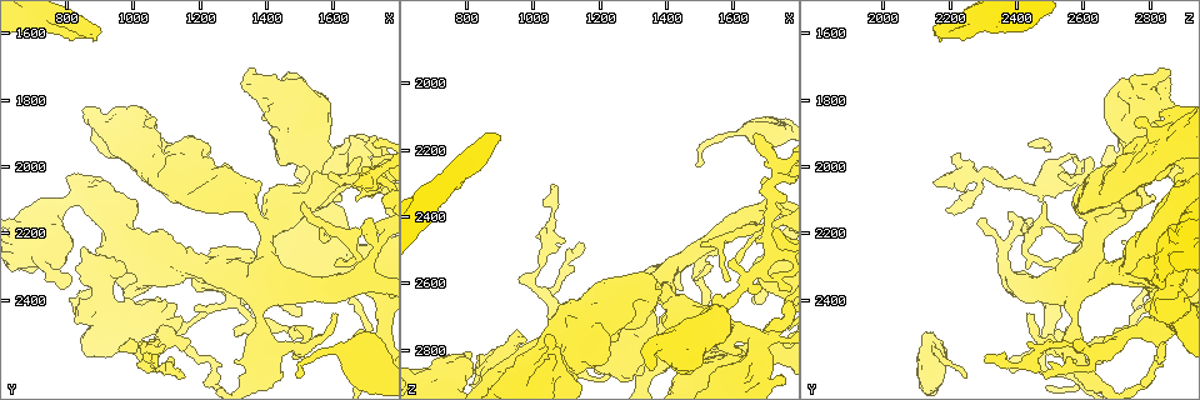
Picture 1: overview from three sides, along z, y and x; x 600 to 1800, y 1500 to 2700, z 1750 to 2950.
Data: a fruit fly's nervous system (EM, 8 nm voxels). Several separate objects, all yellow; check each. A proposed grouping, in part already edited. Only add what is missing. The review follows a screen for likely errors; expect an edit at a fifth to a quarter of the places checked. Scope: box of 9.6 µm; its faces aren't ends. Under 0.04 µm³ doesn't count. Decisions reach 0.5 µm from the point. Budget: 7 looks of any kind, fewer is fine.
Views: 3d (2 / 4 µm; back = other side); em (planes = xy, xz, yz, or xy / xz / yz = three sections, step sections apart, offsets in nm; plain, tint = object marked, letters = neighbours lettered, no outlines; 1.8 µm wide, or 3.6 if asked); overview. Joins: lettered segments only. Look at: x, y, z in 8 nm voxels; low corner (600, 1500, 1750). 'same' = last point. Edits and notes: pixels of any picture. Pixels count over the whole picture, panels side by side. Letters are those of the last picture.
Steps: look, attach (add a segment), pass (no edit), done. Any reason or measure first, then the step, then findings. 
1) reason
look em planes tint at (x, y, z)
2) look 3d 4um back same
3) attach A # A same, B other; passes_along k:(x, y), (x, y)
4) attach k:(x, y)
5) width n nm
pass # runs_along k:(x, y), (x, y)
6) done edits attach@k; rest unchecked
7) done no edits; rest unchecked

thick end
look em 3.6um yz step 4 tint at (900, 1590, 2150)

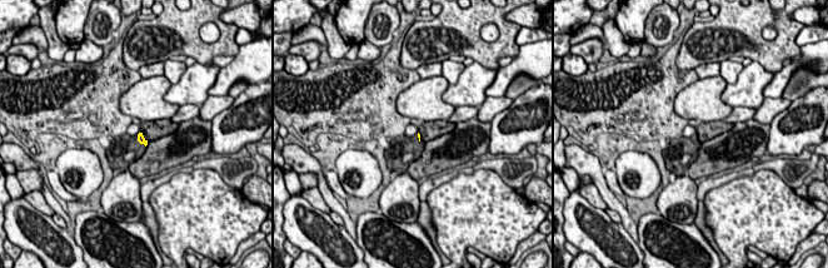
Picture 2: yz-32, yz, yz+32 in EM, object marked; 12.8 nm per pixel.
cut it another way
look em 3.6um planes letters same

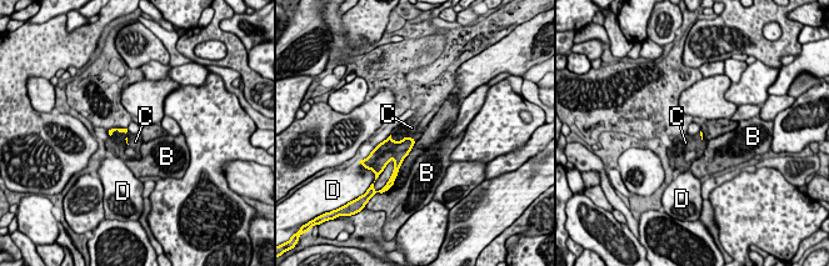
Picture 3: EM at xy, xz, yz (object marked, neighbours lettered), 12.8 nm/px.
attach C # B other, C same, D other; passes_along 3:(399, 150), (410, 136), (411, 128); it goes on there

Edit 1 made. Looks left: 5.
an open end
look em xz step 4 letters at (840, 2400, 2820)

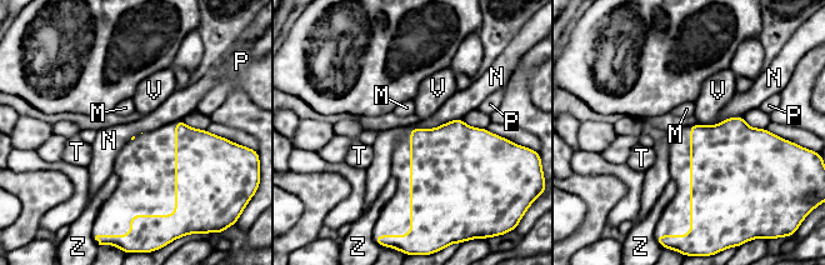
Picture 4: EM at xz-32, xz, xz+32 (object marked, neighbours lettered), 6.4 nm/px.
pass # M other, N other, P other, T other, V other, Z other; border 4:(461, 118), (434, 128), (409, 130); none of them fits

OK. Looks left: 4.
an open end
look em planes tint at (1650, 2050, 2160)

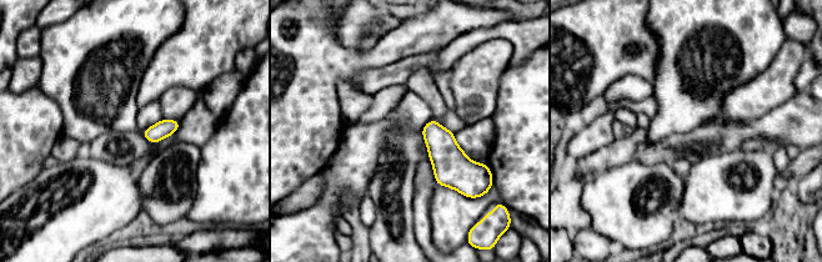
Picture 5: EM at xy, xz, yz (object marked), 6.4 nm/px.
see the neighbours
look em planes letters same

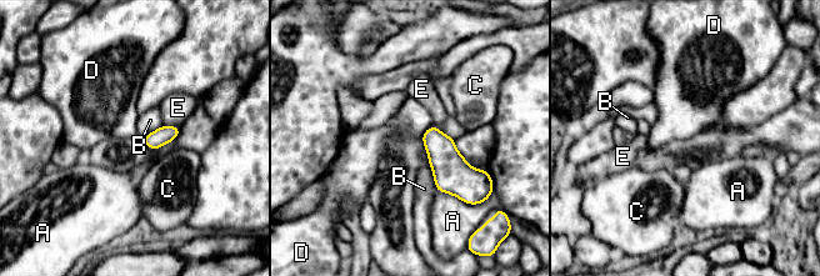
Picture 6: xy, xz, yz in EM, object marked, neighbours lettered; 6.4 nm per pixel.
longest_contact B 280 nm
pass # A other, B other, C other, D other, E other; none of them fits

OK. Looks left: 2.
done edits attach@3; rest unchecked

